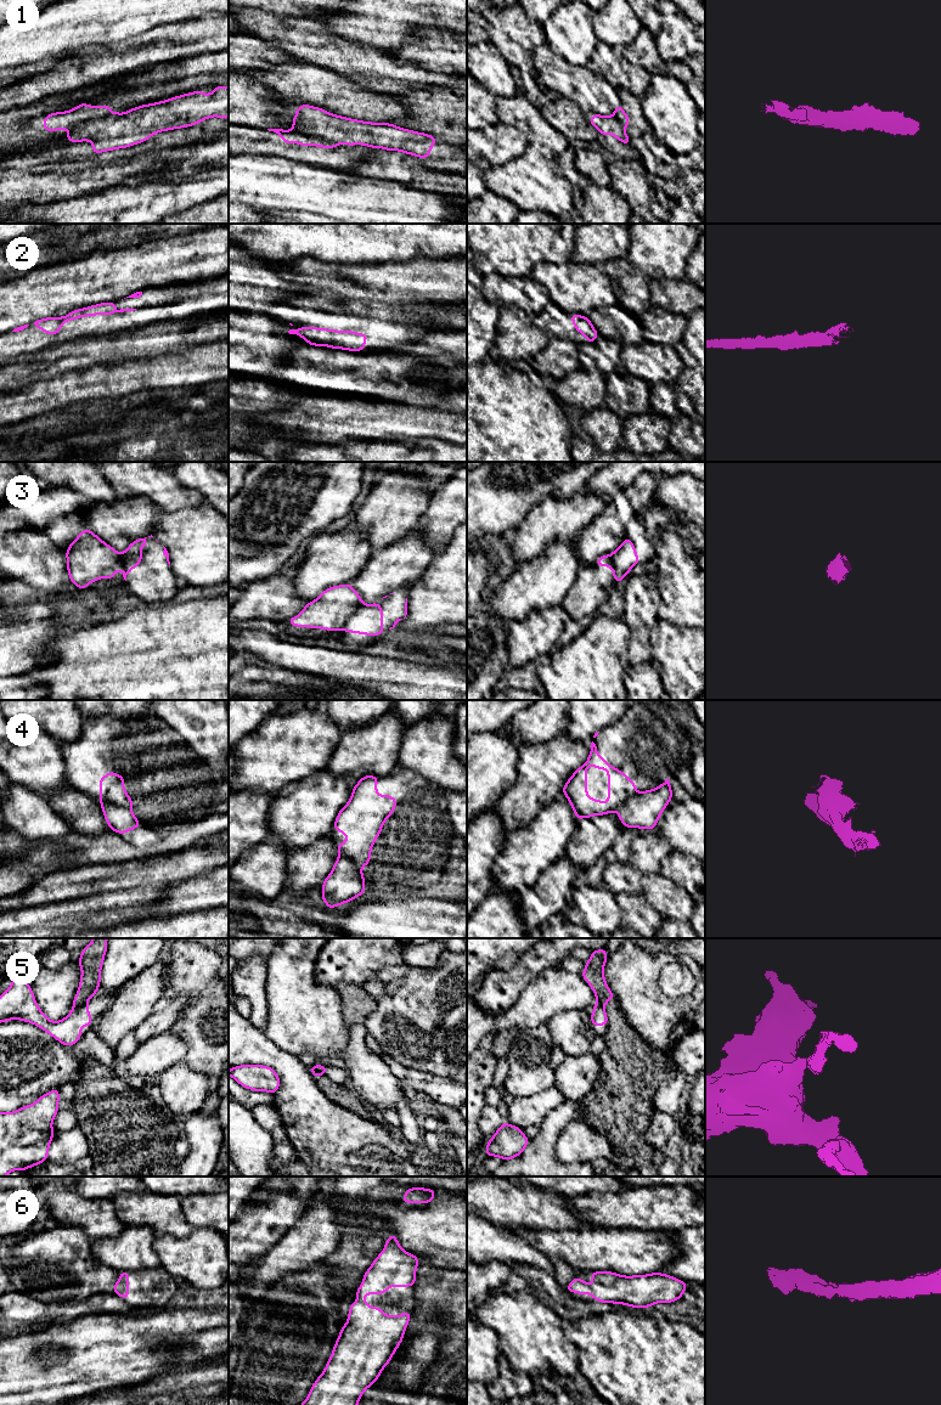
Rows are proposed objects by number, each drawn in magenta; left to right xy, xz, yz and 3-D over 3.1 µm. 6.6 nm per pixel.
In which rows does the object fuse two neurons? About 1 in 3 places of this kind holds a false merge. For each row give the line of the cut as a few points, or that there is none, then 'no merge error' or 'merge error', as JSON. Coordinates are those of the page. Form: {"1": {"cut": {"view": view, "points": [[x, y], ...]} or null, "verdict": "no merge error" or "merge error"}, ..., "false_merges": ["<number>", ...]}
{"1": {"cut": {"view": "xz", "points": [[293, 130], [338, 144]]}, "verdict": "merge error"}, "2": {"cut": null, "verdict": "no merge error"}, "3": {"cut": {"view": "xz", "points": [[362, 603], [342, 628]]}, "verdict": "merge error"}, "4": {"cut": {"view": "xy", "points": [[100, 800], [130, 808]]}, "verdict": "merge error"}, "5": {"cut": {"view": "xy", "points": [[86, 1003], [73, 1006]]}, "verdict": "merge error"}, "6": {"cut": null, "verdict": "no merge error"}, "false_merges": ["1", "3", "4", "5"]}

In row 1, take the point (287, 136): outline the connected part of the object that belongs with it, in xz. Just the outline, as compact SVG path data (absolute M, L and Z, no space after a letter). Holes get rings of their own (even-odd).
M267 129L267 130L276 132L284 143L298 143L302 146L317 146L322 148L334 148L339 145L338 142L332 142L325 139L300 134L297 131L288 131L284 129Z

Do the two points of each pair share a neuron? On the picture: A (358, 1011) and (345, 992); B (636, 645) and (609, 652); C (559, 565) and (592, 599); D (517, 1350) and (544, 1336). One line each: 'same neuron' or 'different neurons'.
A: same neuron
B: different neurons
C: different neurons
D: same neuron

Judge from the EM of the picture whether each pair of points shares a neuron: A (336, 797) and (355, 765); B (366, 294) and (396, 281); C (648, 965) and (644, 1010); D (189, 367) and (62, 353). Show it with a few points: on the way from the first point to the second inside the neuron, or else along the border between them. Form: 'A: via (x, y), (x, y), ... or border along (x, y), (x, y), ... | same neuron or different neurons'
A: border along (325, 768), (334, 776), (341, 776), (353, 786) | different neurons
B: via (373, 287), (378, 282), (389, 282) | same neuron
C: via (648, 976), (648, 997), (646, 999) | same neuron
D: border along (152, 356), (96, 365) | different neurons

